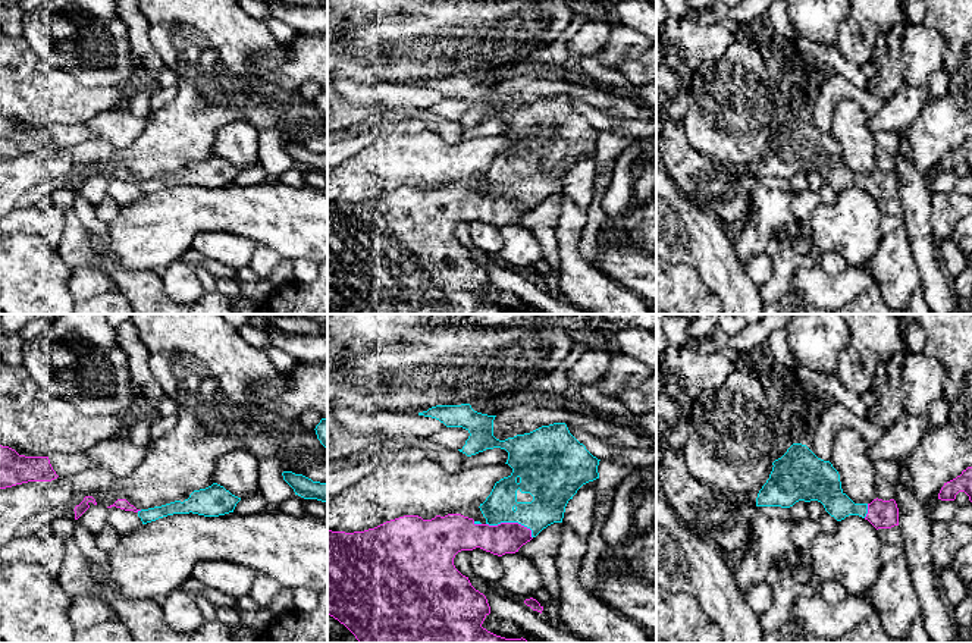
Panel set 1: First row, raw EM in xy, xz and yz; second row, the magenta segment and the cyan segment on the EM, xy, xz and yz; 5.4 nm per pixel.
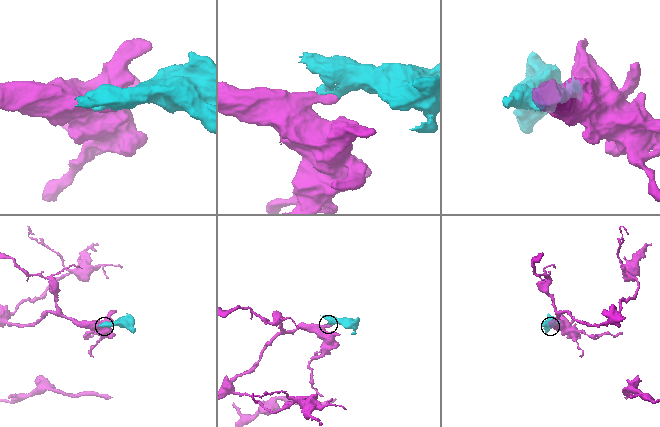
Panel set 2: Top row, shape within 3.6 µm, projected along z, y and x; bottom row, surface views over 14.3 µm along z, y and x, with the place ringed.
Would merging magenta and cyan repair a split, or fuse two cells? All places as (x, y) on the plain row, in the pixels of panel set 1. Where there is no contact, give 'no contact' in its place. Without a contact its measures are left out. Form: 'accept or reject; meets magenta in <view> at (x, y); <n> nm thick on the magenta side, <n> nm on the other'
accept; meets magenta in xz at (513, 194); 180 nm thick on the magenta side, 190 nm on the other

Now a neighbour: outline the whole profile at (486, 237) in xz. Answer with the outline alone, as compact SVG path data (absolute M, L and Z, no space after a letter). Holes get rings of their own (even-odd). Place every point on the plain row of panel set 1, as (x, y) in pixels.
M480 219L470 222L470 235L473 245L492 257L496 257L504 247L501 228L486 223Z

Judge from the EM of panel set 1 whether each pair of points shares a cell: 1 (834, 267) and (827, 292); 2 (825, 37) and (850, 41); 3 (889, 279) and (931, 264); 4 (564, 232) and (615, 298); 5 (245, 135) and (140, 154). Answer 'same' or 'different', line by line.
1: different
2: different
3: different
4: same
5: different

